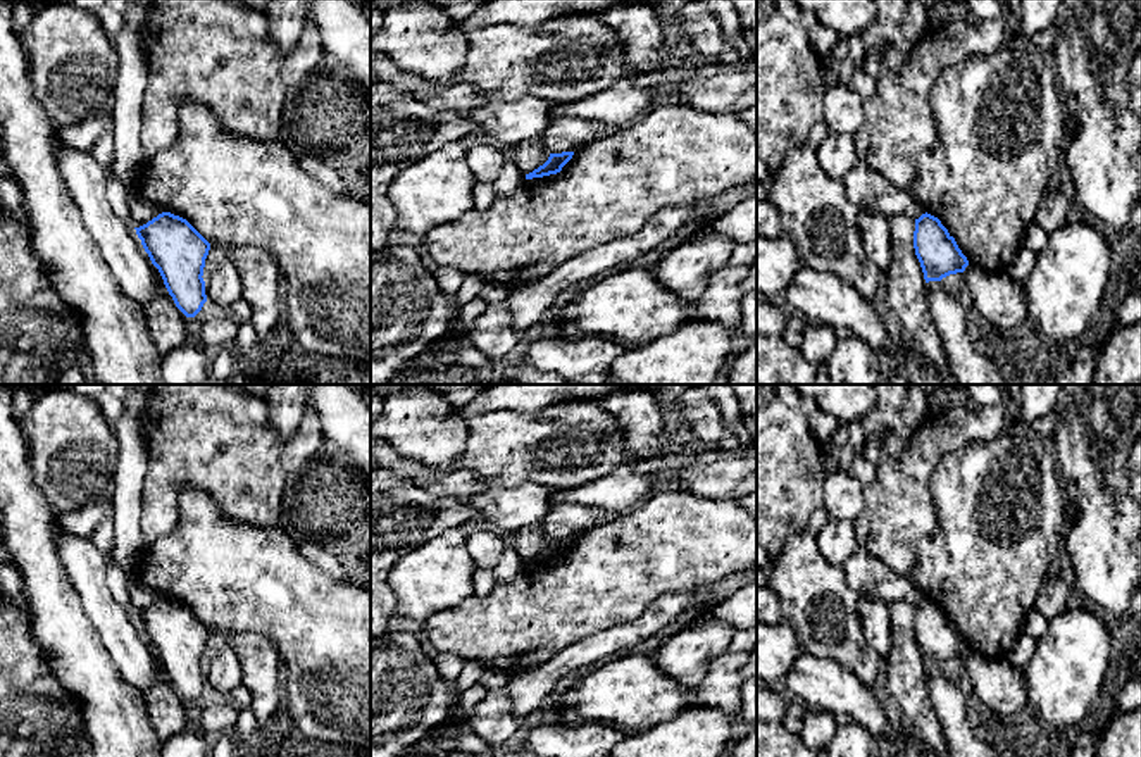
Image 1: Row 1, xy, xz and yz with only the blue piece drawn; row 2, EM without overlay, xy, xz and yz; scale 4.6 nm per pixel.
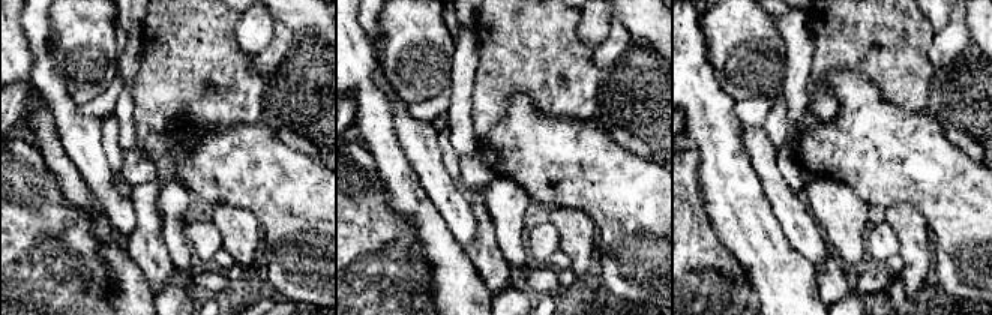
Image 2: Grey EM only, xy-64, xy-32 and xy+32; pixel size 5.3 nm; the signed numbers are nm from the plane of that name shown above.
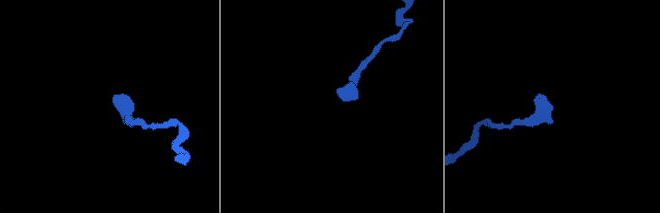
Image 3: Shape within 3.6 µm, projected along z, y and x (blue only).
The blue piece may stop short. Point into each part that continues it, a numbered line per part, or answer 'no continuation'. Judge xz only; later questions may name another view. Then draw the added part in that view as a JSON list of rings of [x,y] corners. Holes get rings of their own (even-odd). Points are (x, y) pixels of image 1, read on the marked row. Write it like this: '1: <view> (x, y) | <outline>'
no continuation

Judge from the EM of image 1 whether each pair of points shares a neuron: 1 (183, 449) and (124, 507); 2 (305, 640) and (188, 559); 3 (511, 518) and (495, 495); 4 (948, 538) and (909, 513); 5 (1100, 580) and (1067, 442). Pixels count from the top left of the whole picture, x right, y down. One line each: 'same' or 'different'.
1: different
2: same
3: same
4: different
5: same

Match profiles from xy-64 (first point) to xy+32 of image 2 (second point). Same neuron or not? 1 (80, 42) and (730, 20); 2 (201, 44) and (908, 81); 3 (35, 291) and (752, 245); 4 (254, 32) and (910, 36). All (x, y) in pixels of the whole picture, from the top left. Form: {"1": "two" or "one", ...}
{"1": "one", "2": "one", "3": "two", "4": "two"}

